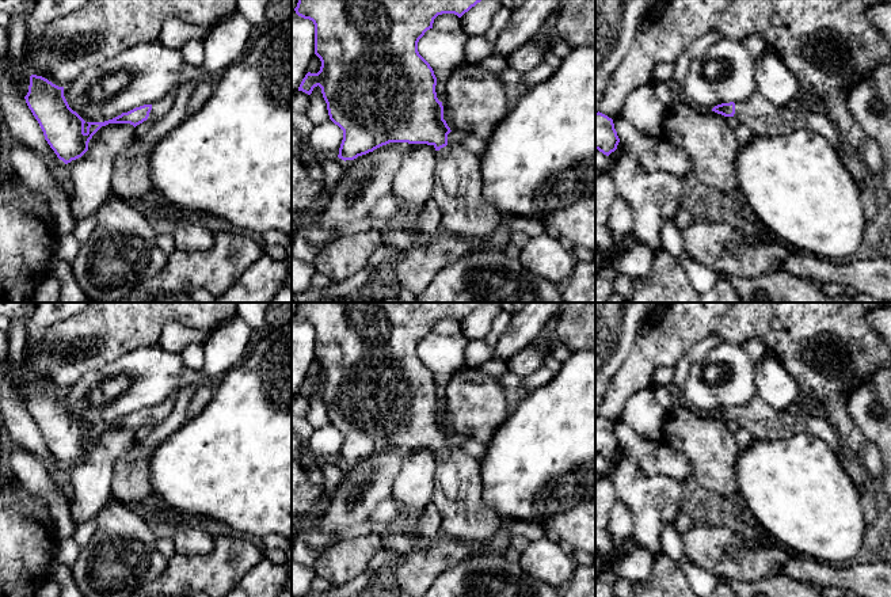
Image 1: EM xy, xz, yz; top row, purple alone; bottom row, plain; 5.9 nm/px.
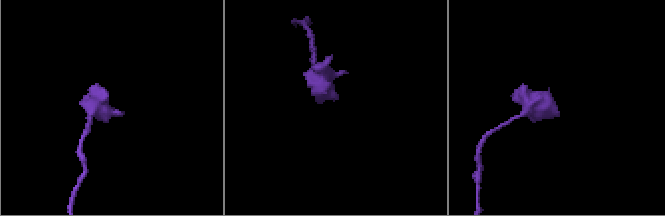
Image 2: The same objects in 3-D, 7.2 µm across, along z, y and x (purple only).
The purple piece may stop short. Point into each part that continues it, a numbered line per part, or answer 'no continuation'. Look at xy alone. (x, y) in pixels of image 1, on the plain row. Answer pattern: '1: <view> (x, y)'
1: xy (160, 411)

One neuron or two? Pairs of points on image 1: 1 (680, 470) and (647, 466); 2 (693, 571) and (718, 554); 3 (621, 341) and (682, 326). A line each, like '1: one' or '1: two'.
1: one
2: two
3: two

